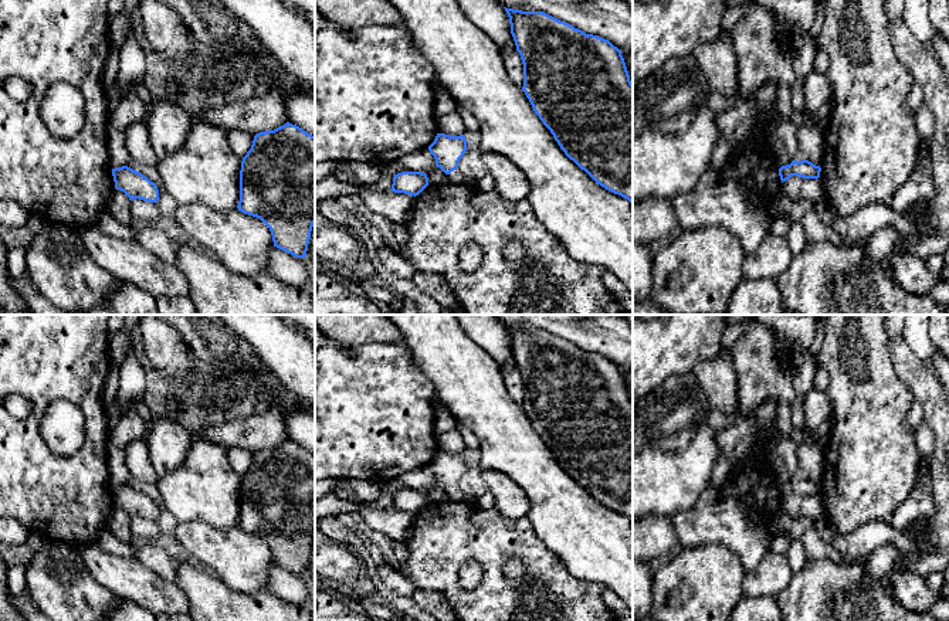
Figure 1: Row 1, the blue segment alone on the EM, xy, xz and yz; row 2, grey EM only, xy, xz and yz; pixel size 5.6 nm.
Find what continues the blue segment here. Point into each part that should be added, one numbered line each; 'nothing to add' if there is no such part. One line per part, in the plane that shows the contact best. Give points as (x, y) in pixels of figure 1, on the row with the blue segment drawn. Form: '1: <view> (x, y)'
1: xz (456, 177)

